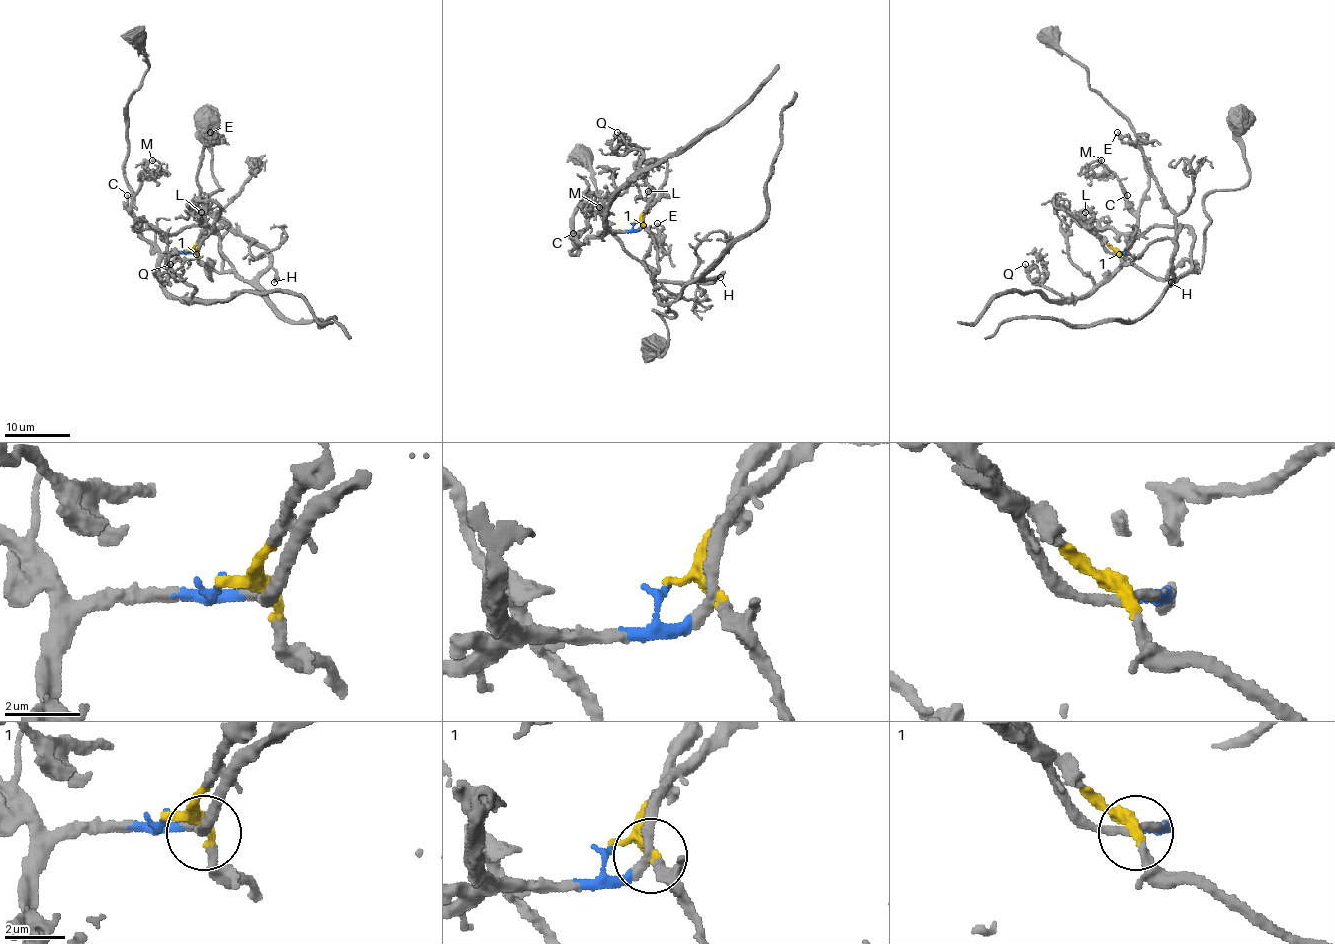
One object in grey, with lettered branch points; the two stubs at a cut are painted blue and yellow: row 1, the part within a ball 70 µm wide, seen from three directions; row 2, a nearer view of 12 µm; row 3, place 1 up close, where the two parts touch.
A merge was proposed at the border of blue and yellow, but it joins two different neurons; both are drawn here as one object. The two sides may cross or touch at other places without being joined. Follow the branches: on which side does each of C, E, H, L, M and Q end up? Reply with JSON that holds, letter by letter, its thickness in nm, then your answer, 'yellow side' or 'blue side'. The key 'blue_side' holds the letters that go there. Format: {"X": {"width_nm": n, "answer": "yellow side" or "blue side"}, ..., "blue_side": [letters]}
{"C": {"width_nm": 190, "answer": "blue side"}, "E": {"width_nm": 110, "answer": "yellow side"}, "H": {"width_nm": 150, "answer": "yellow side"}, "L": {"width_nm": 140, "answer": "yellow side"}, "M": {"width_nm": 150, "answer": "blue side"}, "Q": {"width_nm": 130, "answer": "blue side"}, "blue_side": ["C", "M", "Q"]}

